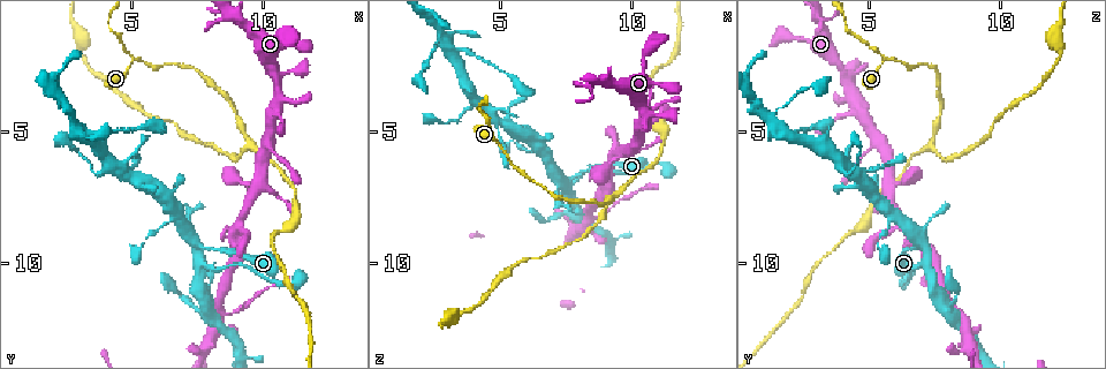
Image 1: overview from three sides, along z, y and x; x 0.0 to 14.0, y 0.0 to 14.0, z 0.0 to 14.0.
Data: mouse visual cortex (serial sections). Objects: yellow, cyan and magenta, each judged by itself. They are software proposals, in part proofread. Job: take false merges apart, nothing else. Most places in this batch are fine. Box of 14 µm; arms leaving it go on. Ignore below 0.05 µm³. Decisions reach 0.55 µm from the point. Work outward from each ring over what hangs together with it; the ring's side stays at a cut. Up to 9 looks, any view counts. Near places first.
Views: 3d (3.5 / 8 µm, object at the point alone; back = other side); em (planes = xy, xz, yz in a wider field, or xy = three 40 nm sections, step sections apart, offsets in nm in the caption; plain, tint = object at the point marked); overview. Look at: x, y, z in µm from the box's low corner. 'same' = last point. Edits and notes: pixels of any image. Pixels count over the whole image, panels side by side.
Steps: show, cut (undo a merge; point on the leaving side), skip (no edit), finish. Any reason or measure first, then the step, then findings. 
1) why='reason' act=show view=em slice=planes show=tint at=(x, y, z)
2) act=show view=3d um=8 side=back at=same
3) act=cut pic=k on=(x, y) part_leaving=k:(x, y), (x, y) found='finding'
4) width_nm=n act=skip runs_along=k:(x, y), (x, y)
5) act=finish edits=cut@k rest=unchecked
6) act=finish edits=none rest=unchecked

why='three-way junction' act=show view=3d um=8 at=(5.1, 2.2, 5.6)

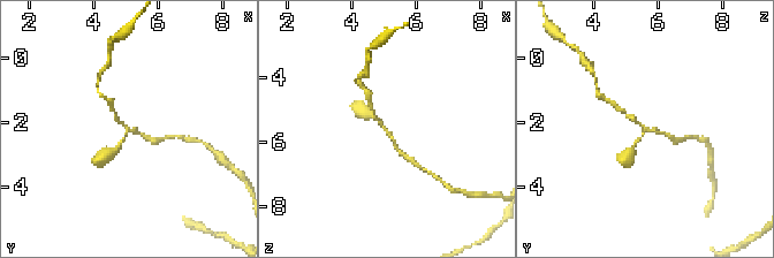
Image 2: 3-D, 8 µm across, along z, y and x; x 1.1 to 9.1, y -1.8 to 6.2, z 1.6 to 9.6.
arms=3 arm_widths_nm=150,150,250 why='need the tissue' act=show view=em slice=xy step=5 show=tint at=(5.0, 2.3, 5.6)

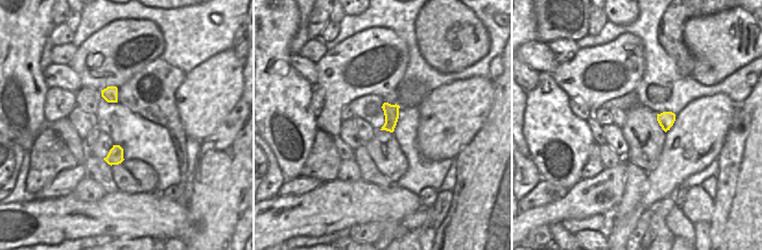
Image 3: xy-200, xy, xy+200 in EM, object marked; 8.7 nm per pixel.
act=skip found='continuous, no second cell'

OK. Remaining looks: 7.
why='narrows sharply' act=show view=3d um=8 side=back at=(9.4, 5.5, 7.3)

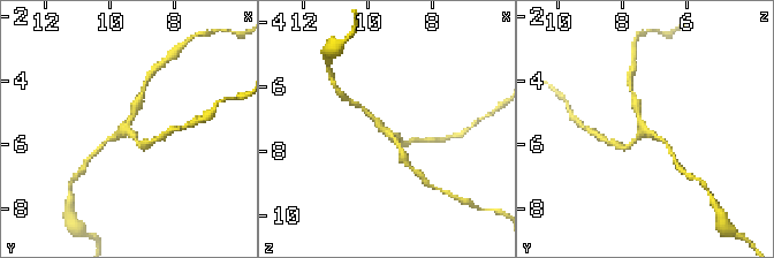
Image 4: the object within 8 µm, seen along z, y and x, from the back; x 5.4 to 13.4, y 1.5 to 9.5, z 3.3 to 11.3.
arms=3 arm_widths_nm=150,150,250 why='shape alone is not enough' act=show view=em slice=xy step=1 show=tint at=(9.5, 5.4, 7.4)

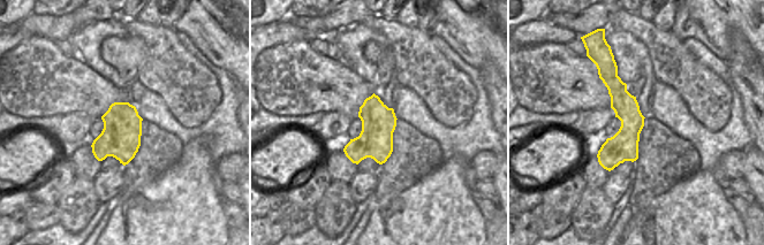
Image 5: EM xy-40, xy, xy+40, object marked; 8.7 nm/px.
act=skip runs_along=4:(635, 98), (642, 127), (624, 149) found='all the same cell'

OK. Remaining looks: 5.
why='four or more arms meet' act=show view=3d um=3.5 at=(7.6, 9.3, 7.0)

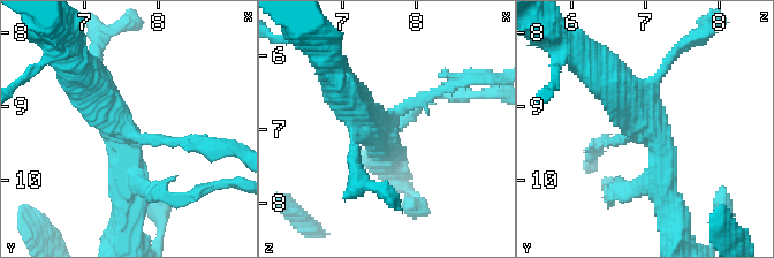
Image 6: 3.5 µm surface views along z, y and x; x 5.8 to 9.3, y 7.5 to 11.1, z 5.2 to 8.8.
act=show view=em slice=xy step=1 show=tint at=(7.55, 9.25, 6.95)

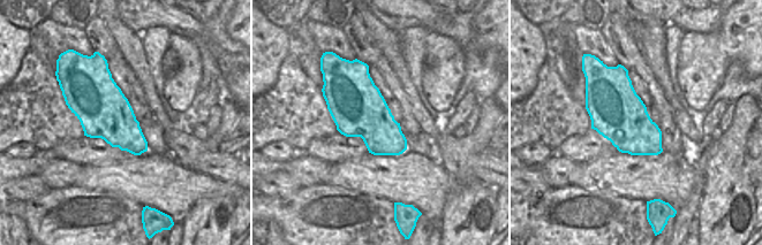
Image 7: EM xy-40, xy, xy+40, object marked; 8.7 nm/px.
width_nm=480 act=skip runs_along=6:(189, 138), (136, 138), (83, 75) found='continuous, no second cell'

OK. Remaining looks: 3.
why='sudden change in width' act=show view=3d um=3.5 side=back at=(8.4, 11.9, 8.4)

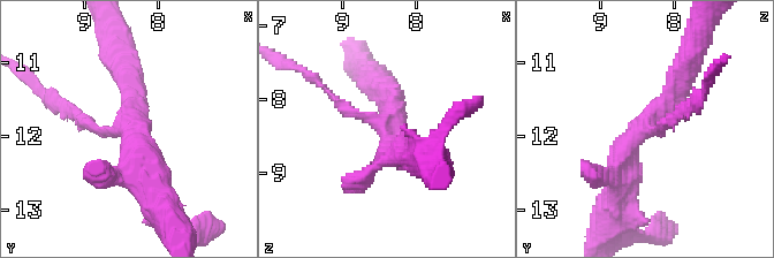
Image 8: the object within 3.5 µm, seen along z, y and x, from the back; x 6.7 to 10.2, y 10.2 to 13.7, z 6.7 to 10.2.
arms=3 arm_widths_nm=150,400,400 act=show view=em slice=xy step=1 show=tint at=(8.45, 11.80, 8.35)

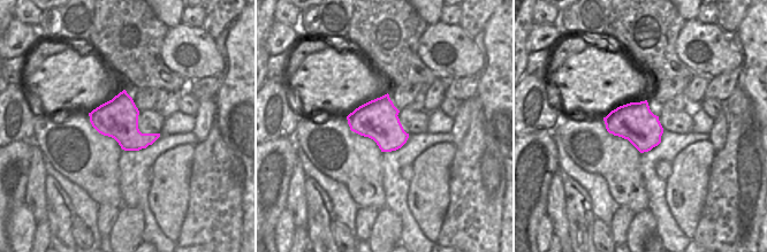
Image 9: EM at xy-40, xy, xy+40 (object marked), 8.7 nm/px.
why='another direction' act=show view=em slice=xy step=5 show=tint at=same

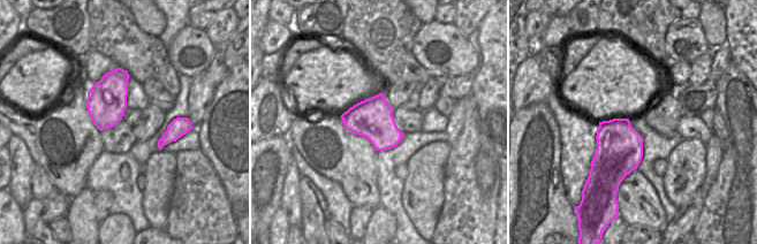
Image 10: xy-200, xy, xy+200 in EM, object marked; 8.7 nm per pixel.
act=skip runs_along=8:(688, 60), (620, 183) found='continuous, no second cell'

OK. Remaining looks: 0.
act=finish edits=none rest=unchecked

